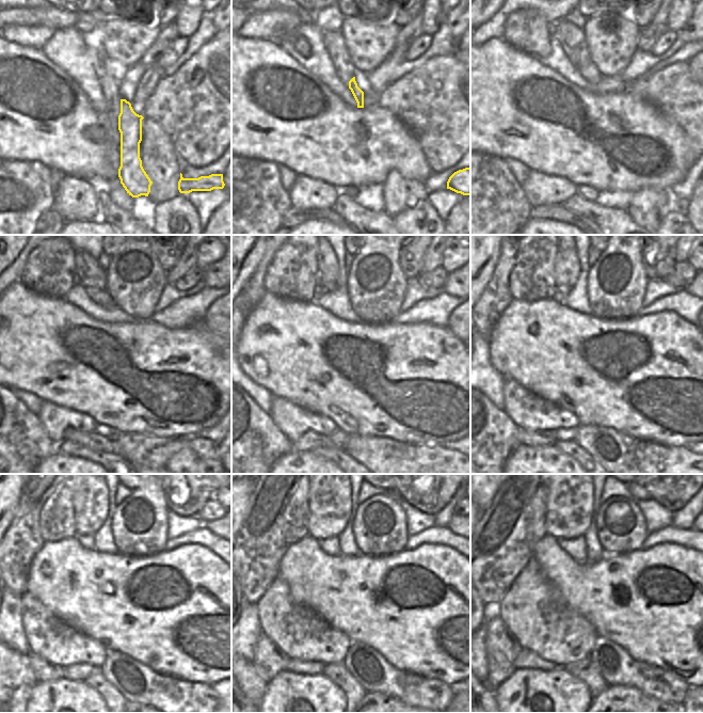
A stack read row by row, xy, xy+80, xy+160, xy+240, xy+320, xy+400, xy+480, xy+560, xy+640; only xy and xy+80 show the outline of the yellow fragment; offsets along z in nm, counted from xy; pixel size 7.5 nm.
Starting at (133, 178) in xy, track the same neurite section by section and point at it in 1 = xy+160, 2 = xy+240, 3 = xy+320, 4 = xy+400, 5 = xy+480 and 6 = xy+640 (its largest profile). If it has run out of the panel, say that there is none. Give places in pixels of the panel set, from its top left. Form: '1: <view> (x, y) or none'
1: xy+160 (589, 72)
2: xy+240 (100, 297)
3: xy+320 (331, 286)
4: xy+400 (566, 268)
5: xy+480 (90, 500)
6: xy+640 (568, 495)

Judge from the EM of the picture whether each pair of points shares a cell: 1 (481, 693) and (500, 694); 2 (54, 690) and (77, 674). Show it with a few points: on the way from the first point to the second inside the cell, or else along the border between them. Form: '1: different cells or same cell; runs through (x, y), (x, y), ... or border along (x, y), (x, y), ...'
1: different cells; border along (492, 690), (496, 701)
2: different cells; border along (65, 677), (82, 681)

